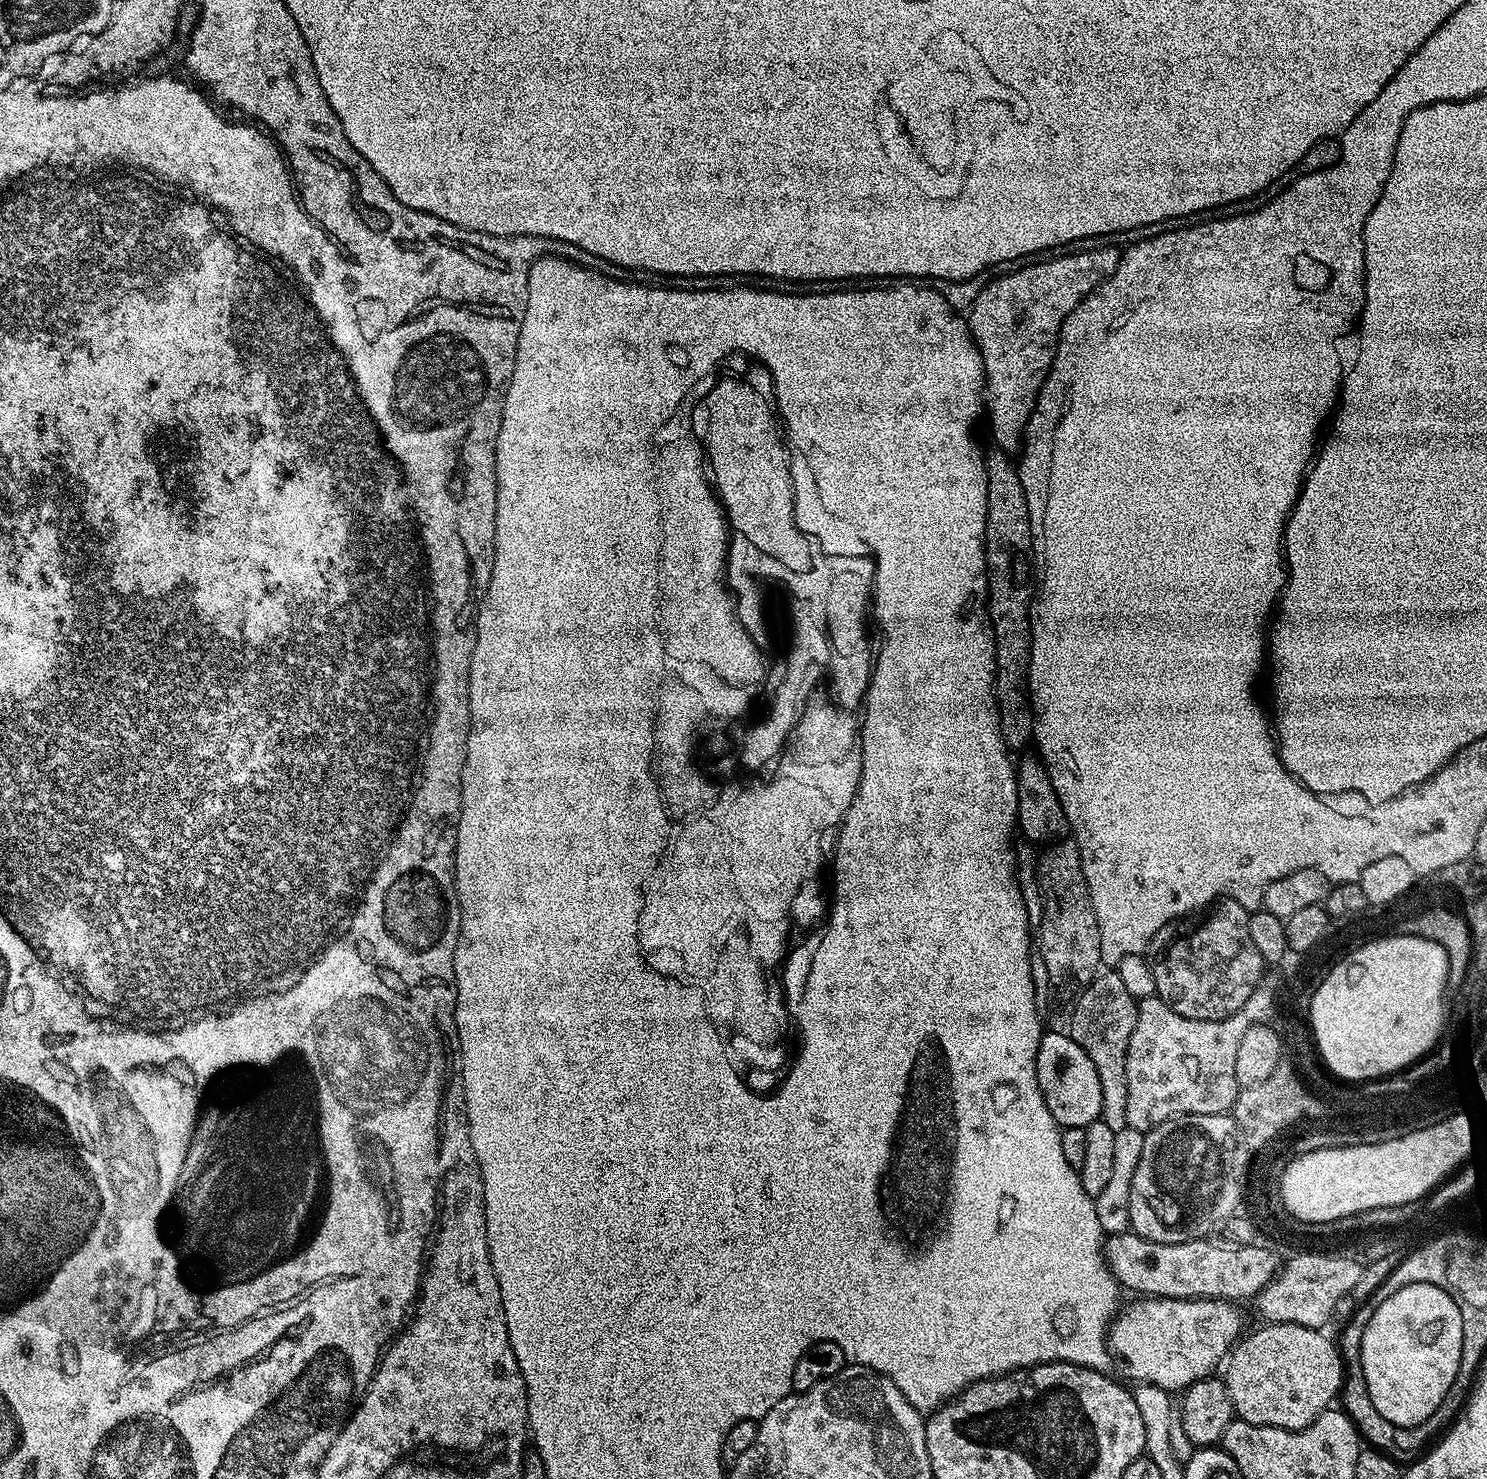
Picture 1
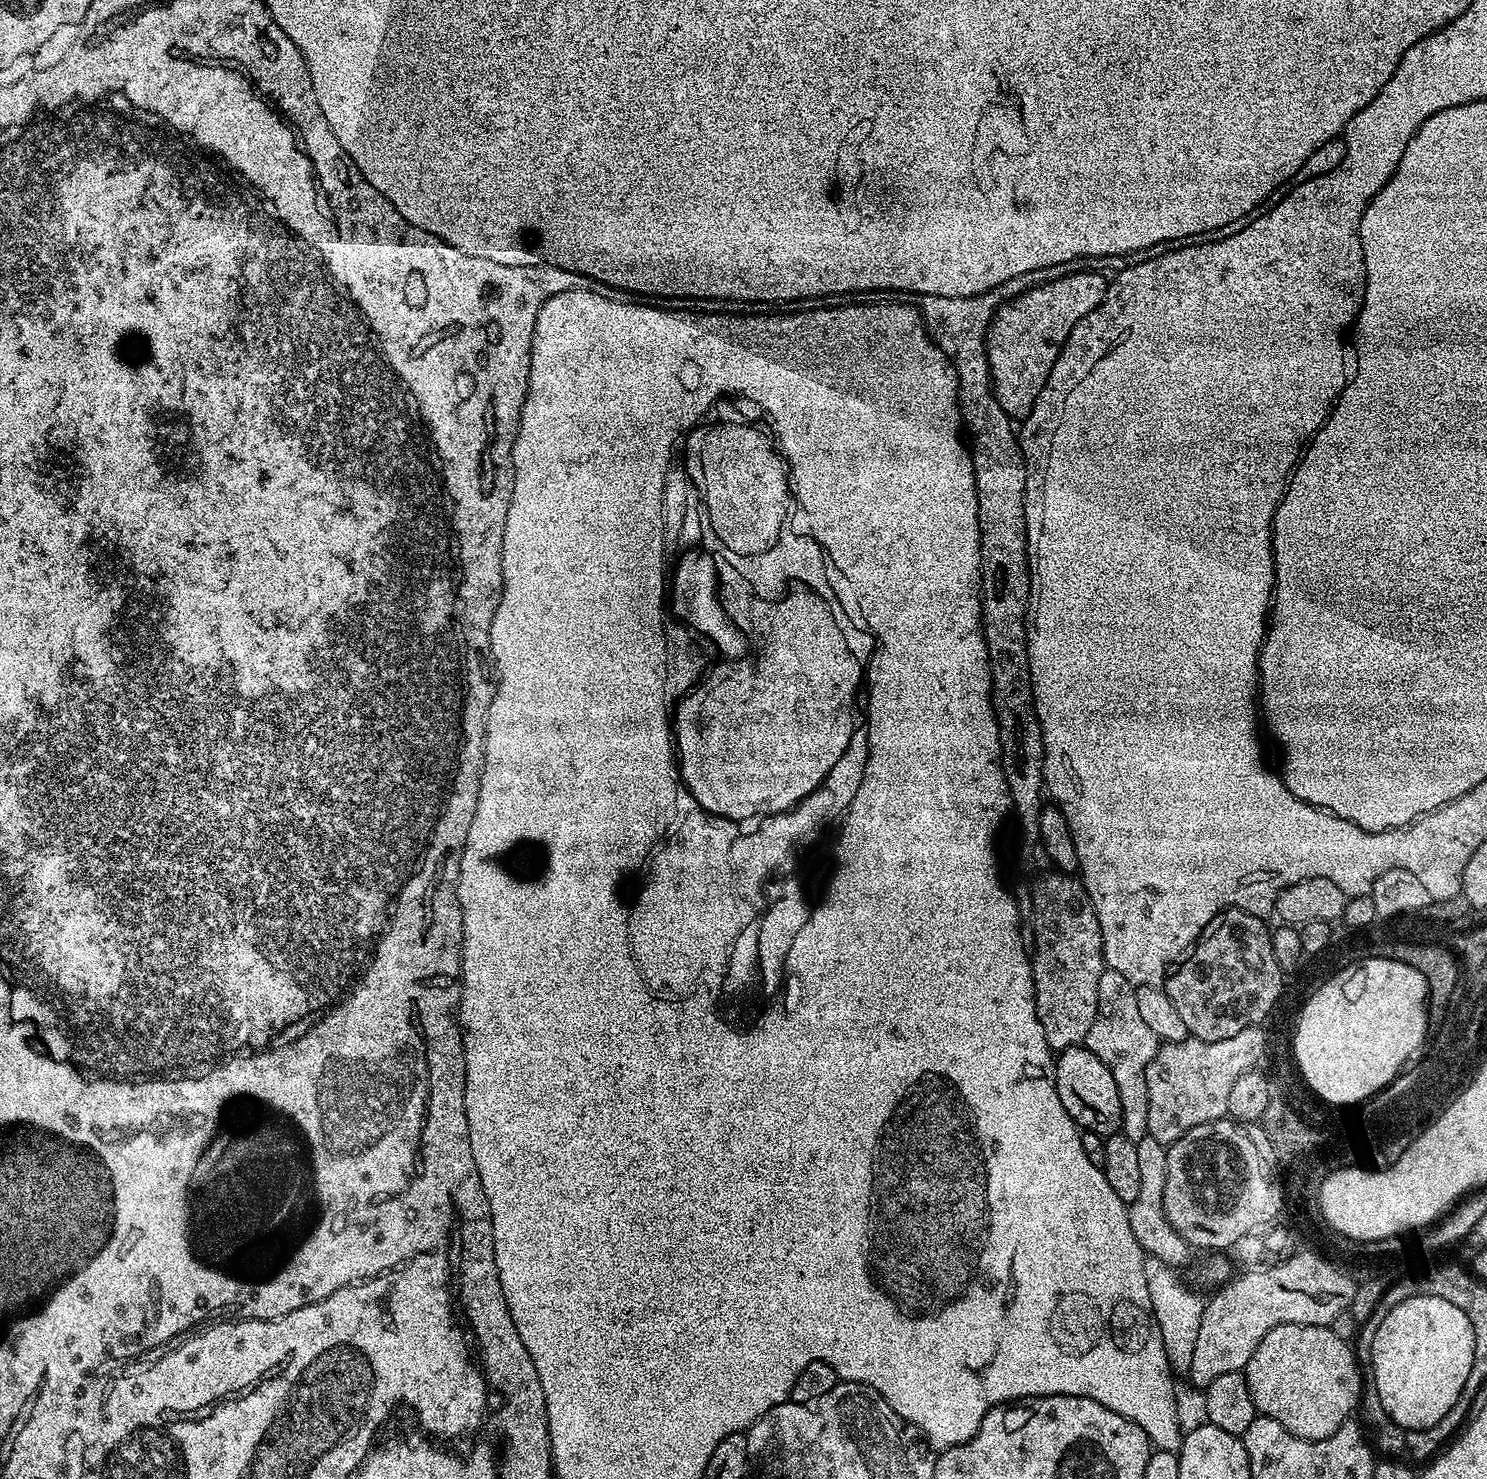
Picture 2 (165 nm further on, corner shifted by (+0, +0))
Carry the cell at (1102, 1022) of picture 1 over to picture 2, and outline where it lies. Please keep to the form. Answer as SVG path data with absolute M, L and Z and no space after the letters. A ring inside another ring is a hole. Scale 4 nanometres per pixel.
M1105 967L1102 978L1098 978L1098 1010L1094 1026L1090 1026L1086 1046L1107 1066L1114 1078L1114 1086L1118 1086L1118 1098L1122 1106L1122 1135L1140 1142L1148 1136L1146 1070L1156 1056L1158 1041L1154 1030L1146 1026L1138 1010L1136 989L1137 985L1122 978L1118 970Z

